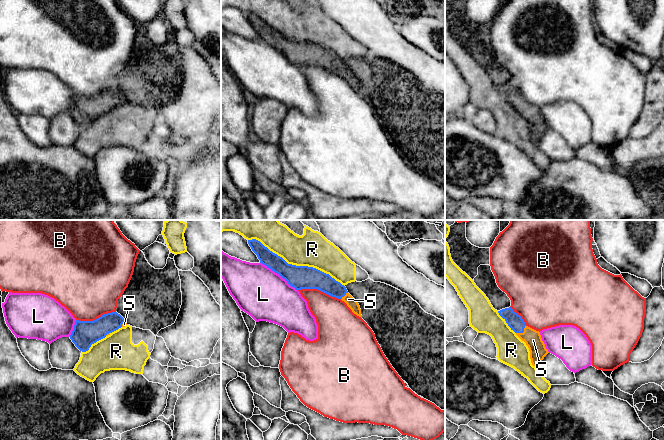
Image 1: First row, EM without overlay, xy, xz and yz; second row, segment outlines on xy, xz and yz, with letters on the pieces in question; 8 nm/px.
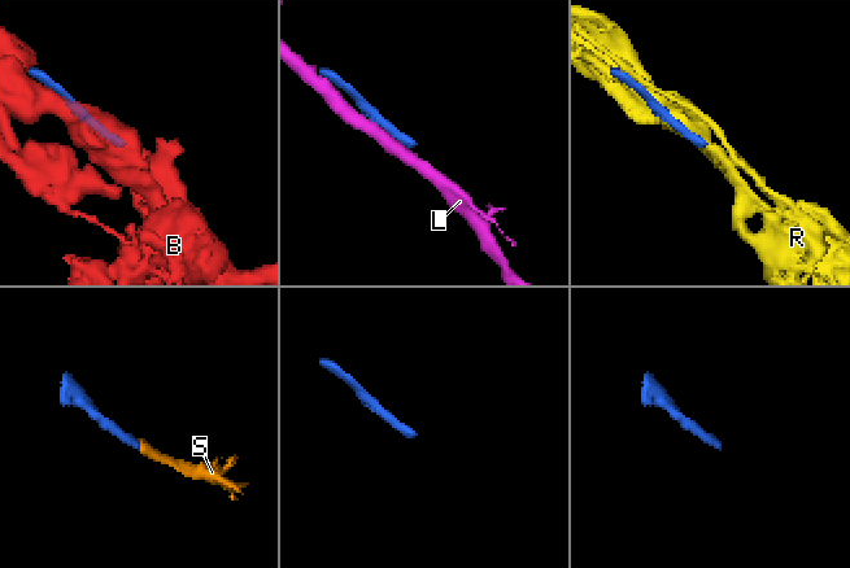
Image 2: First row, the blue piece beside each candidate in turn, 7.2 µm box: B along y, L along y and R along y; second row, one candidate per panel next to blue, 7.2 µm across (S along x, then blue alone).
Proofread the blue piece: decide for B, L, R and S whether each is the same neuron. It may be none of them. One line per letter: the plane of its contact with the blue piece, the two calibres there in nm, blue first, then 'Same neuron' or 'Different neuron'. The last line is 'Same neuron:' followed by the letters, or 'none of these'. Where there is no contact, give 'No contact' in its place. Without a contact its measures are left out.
B: Touches blue in xz. Thickness 190 nm (blue) against 280 nm. Different neuron
L: Touches blue in xz. Thickness 190 nm (blue) against 400 nm. Different neuron
R: Touches blue in xz. Thickness 190 nm (blue) against 280 nm. Different neuron
S: Touches blue in yz. Thickness 120 nm (blue) against 140 nm. Same neuron
Same neuron: S

